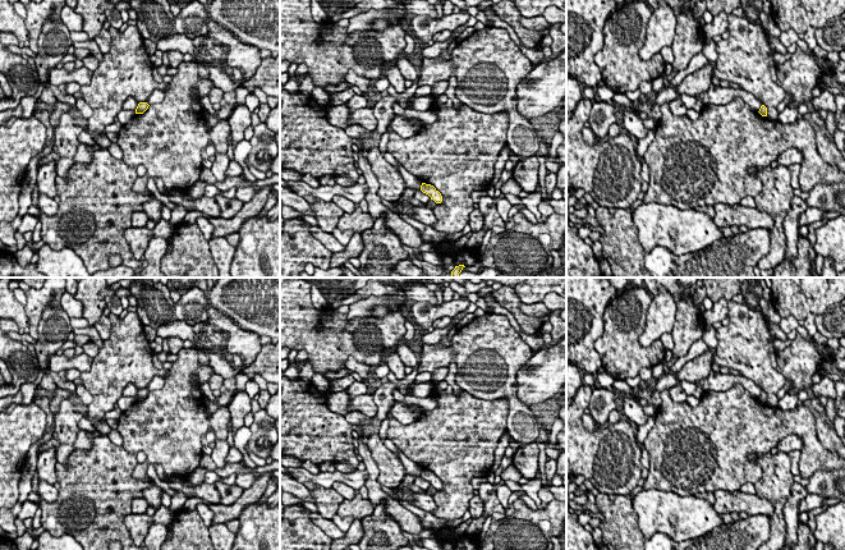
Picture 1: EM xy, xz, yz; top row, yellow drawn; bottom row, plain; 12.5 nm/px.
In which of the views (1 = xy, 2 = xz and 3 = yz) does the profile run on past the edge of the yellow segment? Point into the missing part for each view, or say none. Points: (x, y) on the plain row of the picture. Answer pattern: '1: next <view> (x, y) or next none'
1: next none
2: next none
3: next none

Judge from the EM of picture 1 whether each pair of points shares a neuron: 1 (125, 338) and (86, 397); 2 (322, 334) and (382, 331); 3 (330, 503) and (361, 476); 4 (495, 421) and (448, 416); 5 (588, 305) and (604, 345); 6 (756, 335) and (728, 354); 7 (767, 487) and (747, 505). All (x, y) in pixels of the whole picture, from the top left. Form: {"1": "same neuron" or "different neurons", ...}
{"1": "different neurons", "2": "same neuron", "3": "different neurons", "4": "same neuron", "5": "different neurons", "6": "same neuron", "7": "different neurons"}

